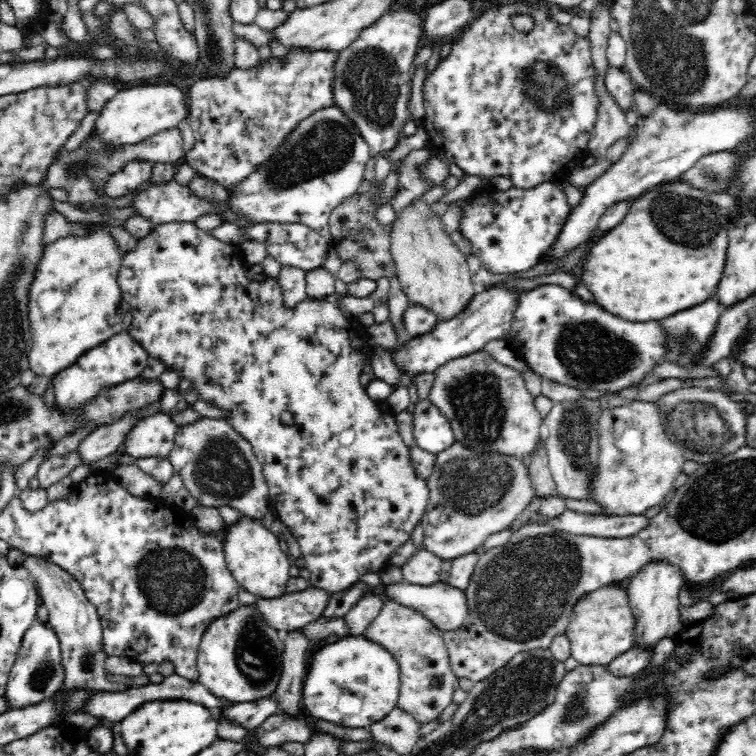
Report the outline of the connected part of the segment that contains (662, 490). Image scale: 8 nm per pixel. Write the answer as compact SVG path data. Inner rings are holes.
M632 402L620 408L602 412L597 426L599 463L592 478L592 486L586 486L585 498L600 504L602 517L628 517L644 514L659 504L673 489L676 477L683 472L685 462L682 451L661 424L657 405L648 402Z

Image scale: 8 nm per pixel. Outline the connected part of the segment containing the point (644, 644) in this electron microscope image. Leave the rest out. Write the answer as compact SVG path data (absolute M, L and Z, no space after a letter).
M650 564L625 583L633 618L632 648L644 649L644 653L648 653L662 638L674 638L686 628L680 622L678 610L678 596L685 585L684 577L680 576L676 568L666 564Z

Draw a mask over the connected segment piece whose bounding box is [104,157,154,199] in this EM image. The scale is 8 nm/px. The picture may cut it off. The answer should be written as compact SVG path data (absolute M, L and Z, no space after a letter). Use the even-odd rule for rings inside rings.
M132 157L132 160L126 162L118 172L110 175L104 184L104 194L113 199L129 194L134 188L151 178L153 164L154 162L149 160Z

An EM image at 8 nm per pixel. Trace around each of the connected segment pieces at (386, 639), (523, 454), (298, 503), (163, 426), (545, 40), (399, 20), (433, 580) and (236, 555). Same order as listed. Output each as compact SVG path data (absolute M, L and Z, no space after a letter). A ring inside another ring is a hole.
M384 600L380 612L363 635L368 641L380 644L396 660L400 671L396 706L412 715L420 726L439 718L452 702L456 679L448 665L448 653L445 652L444 641L440 640L440 629L416 611Z
M476 351L446 362L433 373L435 381L428 399L448 416L456 441L474 451L498 453L516 461L530 461L545 435L544 418L534 406L536 396L527 389L522 372L507 363L498 362L486 351Z
M194 222L155 225L146 236L138 240L134 251L124 253L120 271L117 272L117 285L124 308L132 312L133 317L126 332L148 351L149 356L159 358L168 369L178 371L180 380L191 380L191 384L197 386L197 392L203 401L211 402L228 415L227 421L252 445L258 462L262 465L269 486L272 511L300 544L305 568L310 572L311 586L328 594L340 593L352 588L364 574L379 571L387 564L392 553L411 541L414 528L422 522L427 512L430 491L425 479L416 474L411 447L400 436L395 414L389 409L383 412L378 403L368 397L364 386L360 385L360 374L368 356L362 348L352 346L354 340L350 336L348 320L339 308L338 295L334 294L332 298L328 296L326 300L311 300L307 297L300 305L288 309L284 306L276 279L266 277L263 281L249 280L245 276L245 269L237 244L227 244L212 237L209 232L196 227Z
M164 412L139 420L123 442L122 452L130 454L133 458L167 458L174 448L178 427L171 414Z
M517 2L492 7L475 18L454 38L450 54L442 58L437 67L424 79L423 107L425 114L422 126L427 132L429 142L433 146L438 146L440 150L444 150L444 156L452 160L466 175L479 176L487 180L495 176L505 176L516 188L536 186L537 183L544 182L546 179L563 180L575 168L586 165L590 160L589 136L594 128L596 110L598 110L598 95L594 93L594 74L589 40L574 33L569 24L560 24L555 17L552 18L544 4L530 5L526 2ZM514 15L530 15L534 19L532 30L528 30L528 32L516 30L511 19Z
M414 2L410 6L400 5L396 10L388 10L375 23L364 29L348 48L339 52L340 62L336 62L335 73L335 104L338 105L359 127L360 134L369 144L370 155L377 156L393 150L402 139L400 132L413 115L408 107L411 96L414 58L418 52L418 44L422 38L425 19Z
M418 550L401 566L406 583L432 586L440 582L443 560L428 550Z
M242 517L227 526L227 541L224 544L225 558L233 577L242 588L263 599L283 597L290 580L288 552L280 538L262 525L260 520Z

